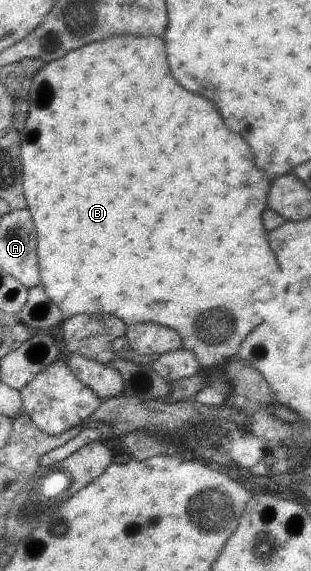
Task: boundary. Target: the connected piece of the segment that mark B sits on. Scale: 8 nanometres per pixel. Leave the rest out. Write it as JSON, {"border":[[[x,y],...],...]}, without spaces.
{"border":[[[123,34],[123,36],[111,36],[107,40],[101,40],[101,42],[93,42],[89,46],[82,46],[77,48],[77,50],[72,50],[69,54],[65,54],[63,58],[59,60],[54,60],[48,62],[39,72],[37,76],[33,79],[31,83],[31,88],[29,89],[29,102],[30,109],[28,116],[26,117],[27,122],[25,122],[25,128],[21,132],[21,152],[20,158],[23,162],[23,174],[25,174],[25,184],[23,184],[24,199],[27,198],[27,206],[29,210],[33,212],[32,219],[36,230],[36,253],[38,256],[38,267],[41,279],[41,284],[43,285],[45,294],[49,297],[51,302],[54,302],[63,312],[65,318],[70,318],[75,315],[87,313],[87,314],[107,314],[116,316],[120,318],[126,325],[133,323],[153,323],[159,326],[164,326],[175,330],[177,334],[181,337],[182,348],[189,350],[197,357],[199,361],[200,371],[205,372],[205,386],[201,388],[200,392],[197,392],[195,400],[200,402],[205,406],[221,406],[223,404],[229,403],[229,398],[231,396],[231,384],[223,372],[223,366],[229,362],[229,358],[233,358],[241,346],[241,342],[247,338],[247,334],[251,330],[255,330],[263,320],[265,316],[269,314],[271,310],[271,302],[275,300],[275,292],[277,290],[285,290],[285,282],[281,278],[281,268],[277,266],[277,260],[275,260],[275,254],[271,252],[271,246],[267,244],[267,232],[263,220],[263,211],[268,207],[267,195],[269,194],[271,177],[264,176],[259,178],[259,182],[250,182],[249,173],[251,168],[253,168],[253,150],[249,148],[249,144],[243,140],[243,136],[235,134],[235,132],[229,132],[221,114],[217,112],[215,104],[199,94],[193,94],[193,92],[187,92],[183,90],[175,78],[171,76],[169,72],[169,66],[167,66],[167,58],[165,58],[165,46],[163,46],[163,40],[161,38],[139,38],[139,36],[133,36],[133,34]]]}

